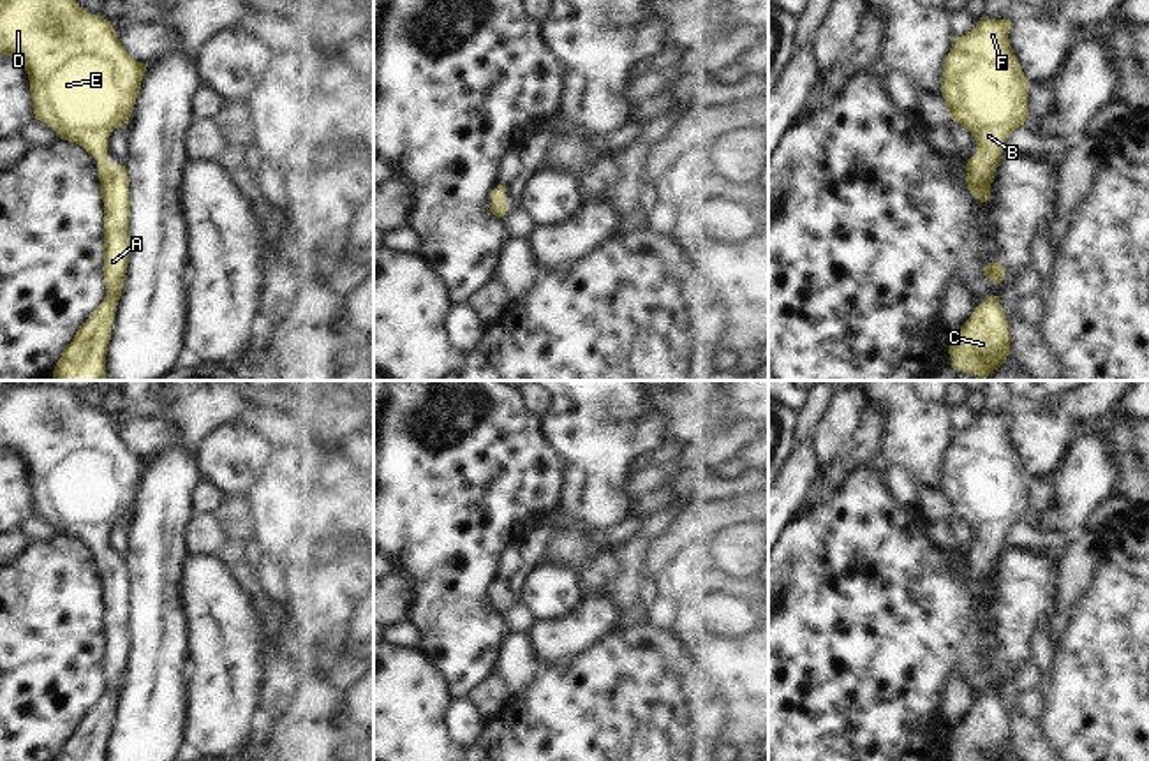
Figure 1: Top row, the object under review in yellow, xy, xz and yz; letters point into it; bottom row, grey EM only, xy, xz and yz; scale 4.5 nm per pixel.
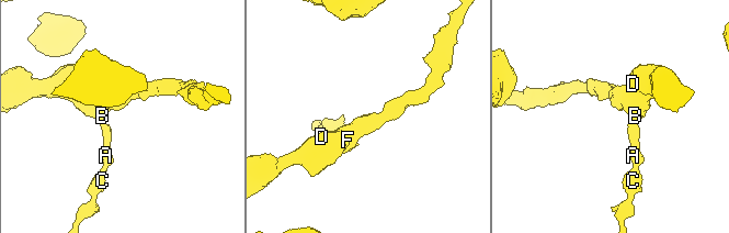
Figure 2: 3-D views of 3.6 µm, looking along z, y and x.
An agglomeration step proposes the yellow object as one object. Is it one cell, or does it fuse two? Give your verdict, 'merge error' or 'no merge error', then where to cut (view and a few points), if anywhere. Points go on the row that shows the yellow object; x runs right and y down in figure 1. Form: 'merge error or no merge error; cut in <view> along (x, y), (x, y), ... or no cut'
no merge error; no cut

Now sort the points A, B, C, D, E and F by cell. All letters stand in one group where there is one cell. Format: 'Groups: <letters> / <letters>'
Groups: A B C D E F

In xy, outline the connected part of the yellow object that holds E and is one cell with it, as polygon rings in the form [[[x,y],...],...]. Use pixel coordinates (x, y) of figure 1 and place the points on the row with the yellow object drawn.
[[[0,0],[0,53],[19,60],[28,74],[33,115],[62,139],[83,146],[97,160],[104,203],[106,298],[79,326],[53,370],[53,380],[104,380],[111,324],[129,264],[129,176],[107,157],[109,134],[129,122],[148,63],[136,62],[111,21],[86,12],[76,0]]]

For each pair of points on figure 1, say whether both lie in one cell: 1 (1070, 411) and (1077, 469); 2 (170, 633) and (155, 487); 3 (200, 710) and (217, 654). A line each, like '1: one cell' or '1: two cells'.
1: two cells
2: one cell
3: one cell

